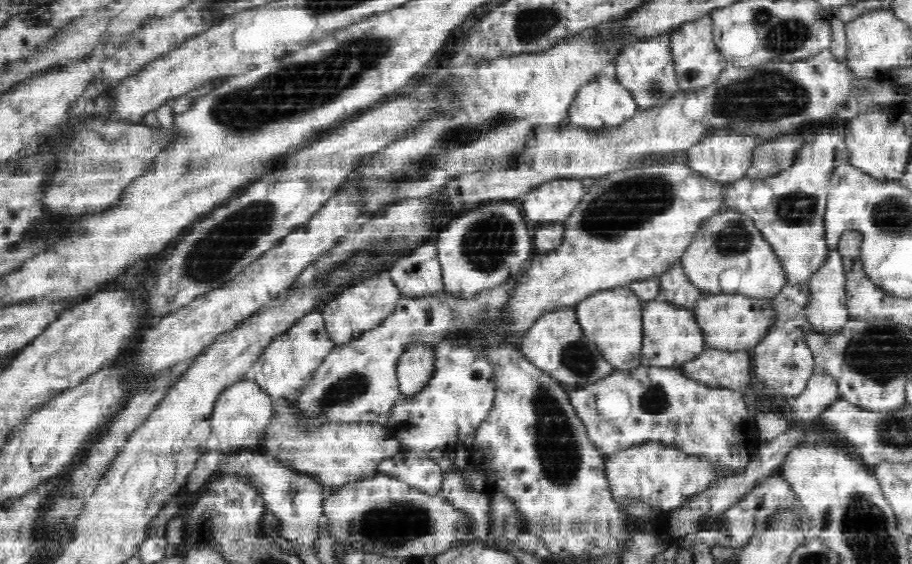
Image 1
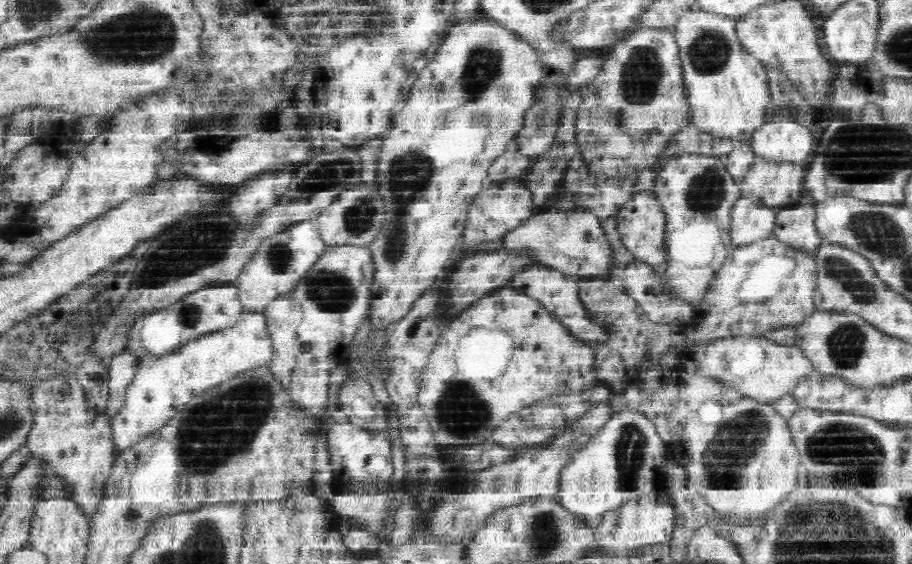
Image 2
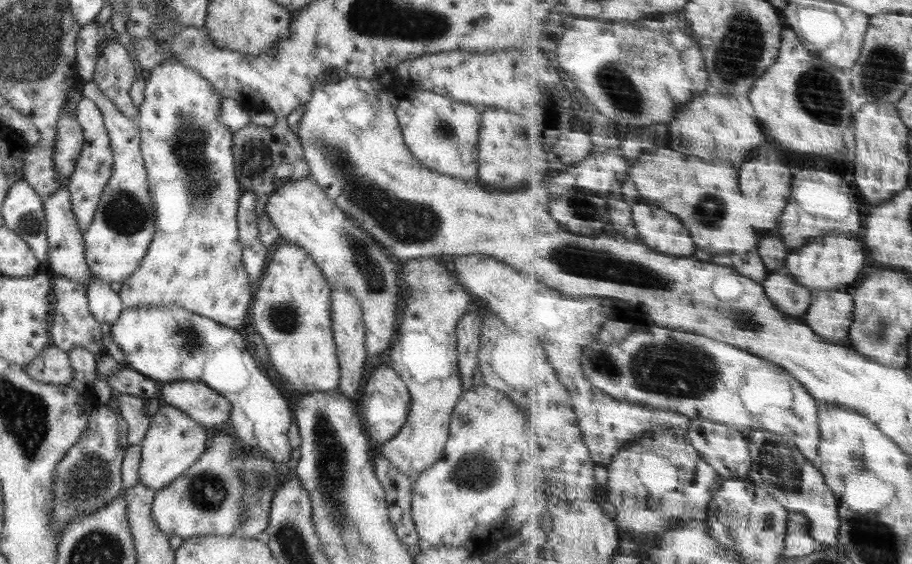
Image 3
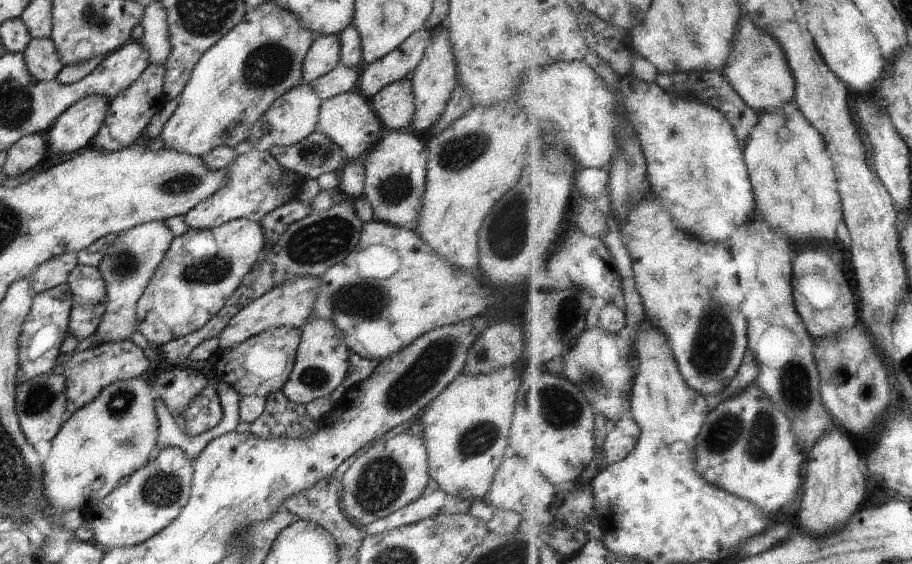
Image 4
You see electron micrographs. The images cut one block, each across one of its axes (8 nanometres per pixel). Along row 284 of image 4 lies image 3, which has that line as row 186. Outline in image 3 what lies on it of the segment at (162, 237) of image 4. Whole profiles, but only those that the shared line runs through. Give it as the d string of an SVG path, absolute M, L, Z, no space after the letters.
M91 80L83 84L81 91L101 113L112 154L110 177L100 194L92 221L82 234L85 262L90 276L108 285L122 283L140 266L154 231L155 210L147 190L138 125L135 120L123 116Z

